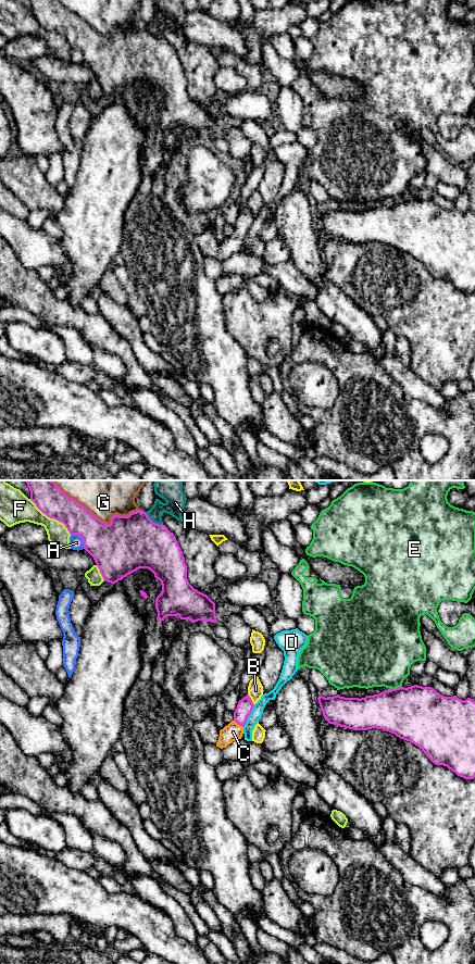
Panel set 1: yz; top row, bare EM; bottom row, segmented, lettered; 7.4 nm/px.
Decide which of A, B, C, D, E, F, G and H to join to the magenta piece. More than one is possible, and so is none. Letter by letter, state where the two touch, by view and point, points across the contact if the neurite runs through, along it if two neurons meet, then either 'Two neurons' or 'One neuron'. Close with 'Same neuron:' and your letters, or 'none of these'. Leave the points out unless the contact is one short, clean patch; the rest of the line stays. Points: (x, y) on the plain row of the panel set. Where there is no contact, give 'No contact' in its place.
A: Touches magenta at yz (80, 50). Two neurons
B: Touches magenta at yz (250, 212). Two neurons
C: Touches magenta at yz (238, 237). Path across: yz (245, 220), (238, 237), (233, 245). One neuron
D: Touches magenta at yz (249, 227). Boundary: yz (254, 217), (247, 235), (242, 239). Two neurons
E: Touches magenta at yz (396, 201). Two neurons
F: Touches magenta at yz (51, 30). Two neurons
G: Touches magenta at yz (101, 34). Two neurons
H: Touches magenta at yz (152, 35). Two neurons
Same neuron: C

